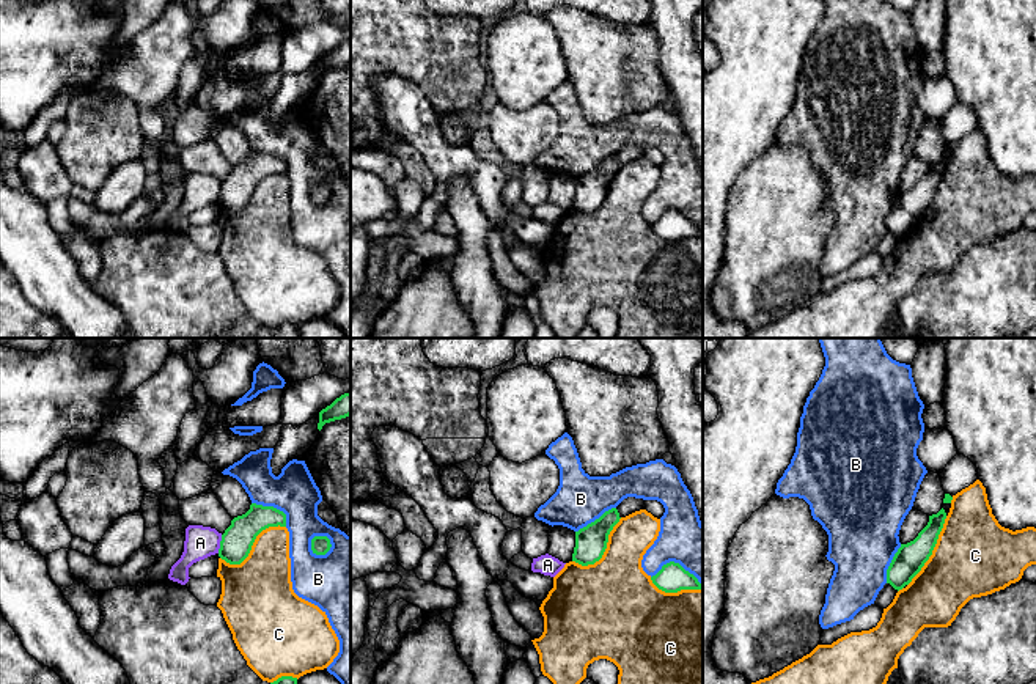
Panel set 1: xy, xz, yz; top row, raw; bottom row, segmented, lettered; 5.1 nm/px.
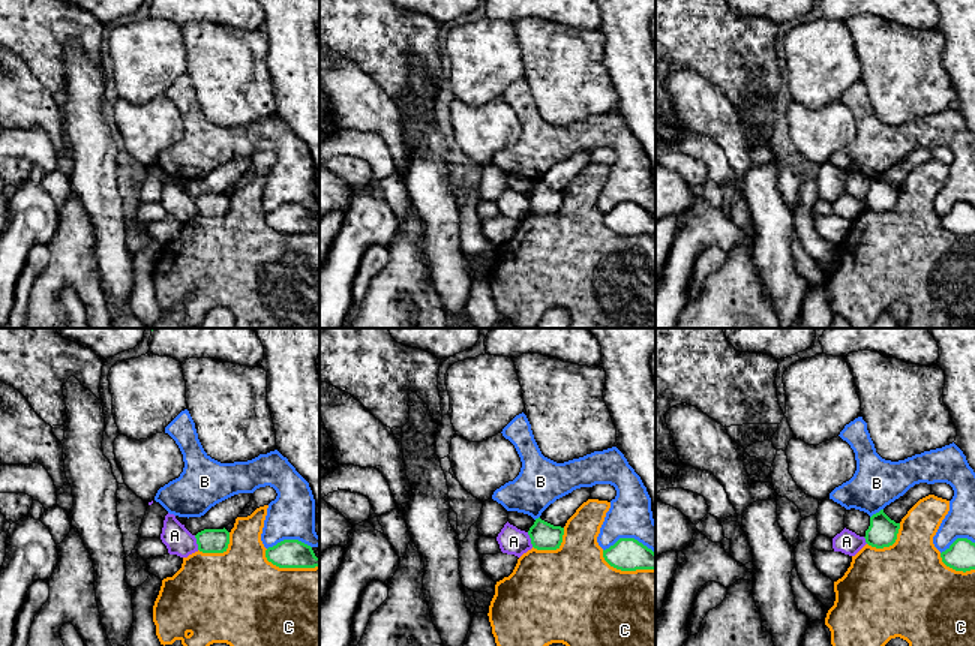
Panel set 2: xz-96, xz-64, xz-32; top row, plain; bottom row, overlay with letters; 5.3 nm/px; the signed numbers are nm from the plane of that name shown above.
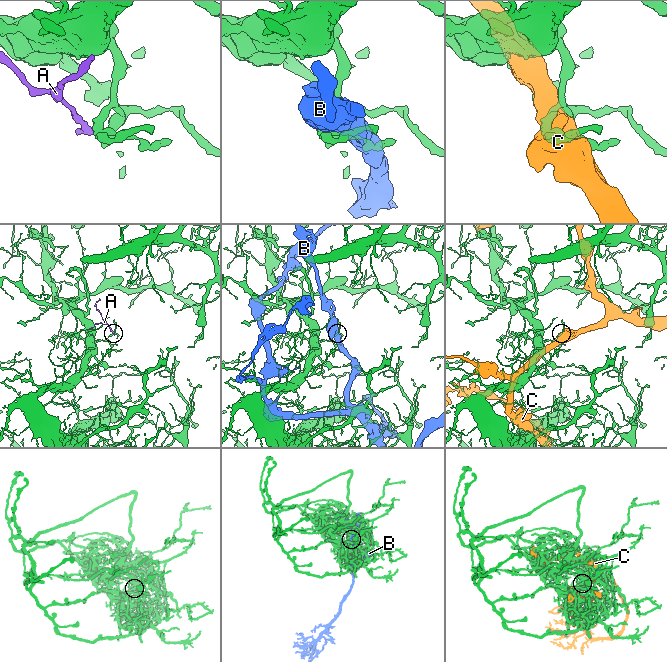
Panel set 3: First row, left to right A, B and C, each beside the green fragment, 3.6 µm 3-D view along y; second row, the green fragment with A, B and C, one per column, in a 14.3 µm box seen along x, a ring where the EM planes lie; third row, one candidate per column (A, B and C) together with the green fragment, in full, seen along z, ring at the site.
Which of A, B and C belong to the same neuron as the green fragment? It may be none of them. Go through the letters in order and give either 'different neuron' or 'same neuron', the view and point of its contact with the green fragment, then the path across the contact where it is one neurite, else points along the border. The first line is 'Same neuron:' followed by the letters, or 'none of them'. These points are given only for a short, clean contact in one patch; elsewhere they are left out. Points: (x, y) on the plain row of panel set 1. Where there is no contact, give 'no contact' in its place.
Same neuron: none of them
A: different neuron | xy (220, 192) | along xy (222, 183), (217, 200)
B: different neuron | xy (323, 184)
C: different neuron | xy (252, 192)

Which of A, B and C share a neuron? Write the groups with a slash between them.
A / B / C

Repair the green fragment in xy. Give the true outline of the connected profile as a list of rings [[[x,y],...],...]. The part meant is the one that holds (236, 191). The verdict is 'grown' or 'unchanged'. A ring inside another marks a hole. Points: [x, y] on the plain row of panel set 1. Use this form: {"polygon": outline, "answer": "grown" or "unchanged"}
{"polygon": [[[252,151],[250,157],[231,168],[220,189],[219,204],[241,212],[250,201],[256,184],[269,175],[286,175],[286,162],[274,154]]], "answer": "unchanged"}

